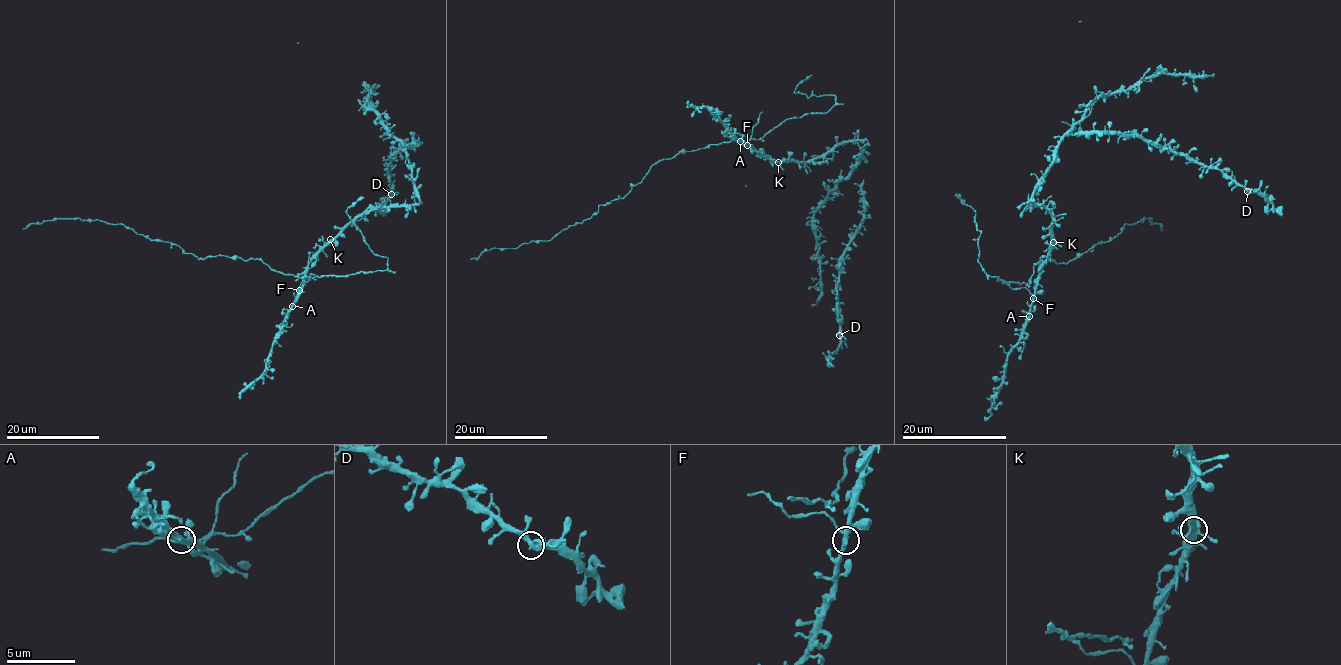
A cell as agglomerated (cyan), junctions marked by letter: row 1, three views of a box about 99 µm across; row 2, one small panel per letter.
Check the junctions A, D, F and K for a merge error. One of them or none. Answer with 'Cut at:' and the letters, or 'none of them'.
Cut at: F

